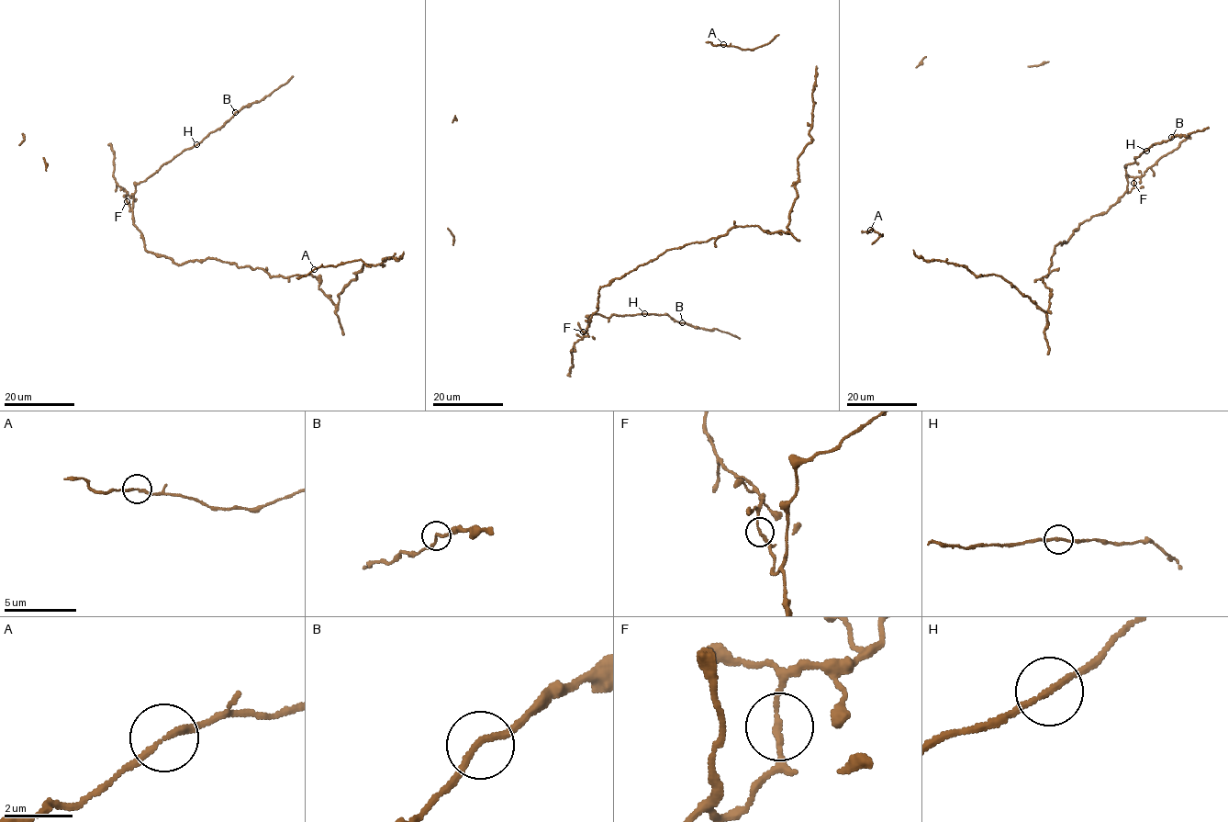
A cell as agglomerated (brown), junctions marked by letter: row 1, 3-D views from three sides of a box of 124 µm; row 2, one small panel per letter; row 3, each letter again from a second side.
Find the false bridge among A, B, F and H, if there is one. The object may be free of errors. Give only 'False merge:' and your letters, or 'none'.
False merge: none

